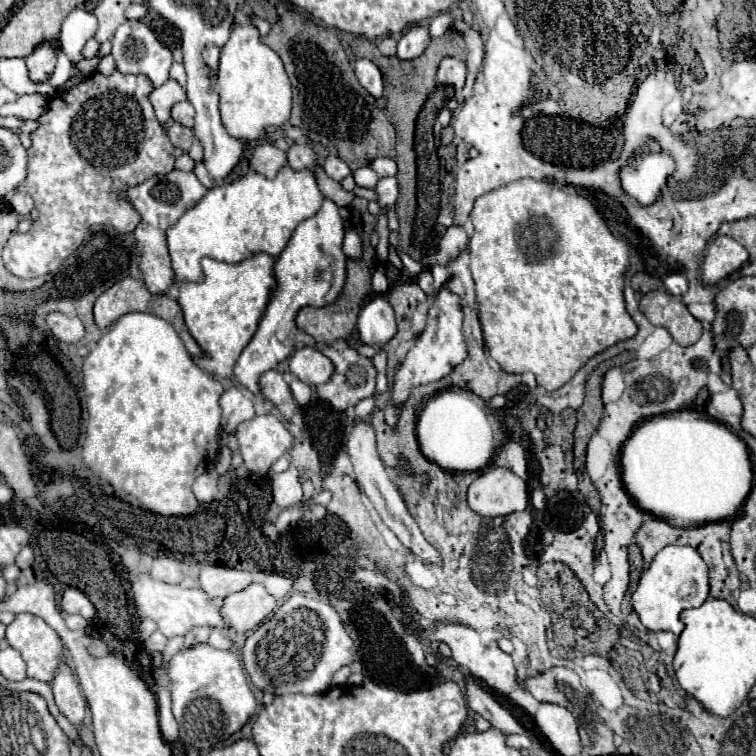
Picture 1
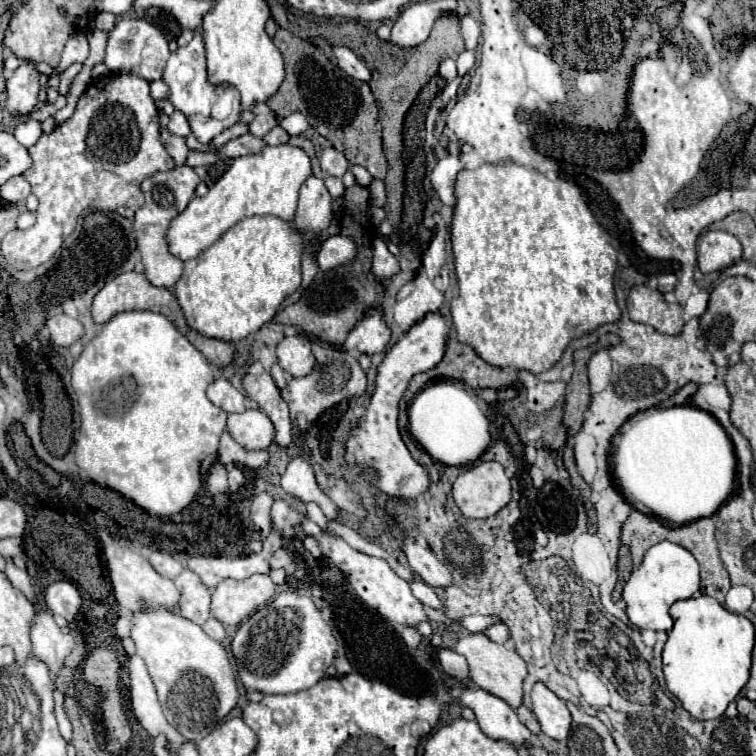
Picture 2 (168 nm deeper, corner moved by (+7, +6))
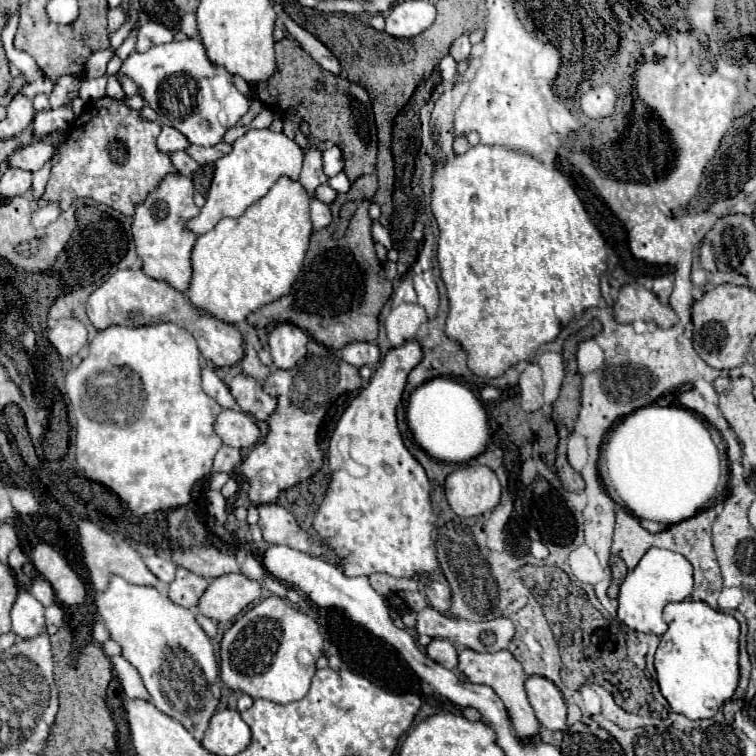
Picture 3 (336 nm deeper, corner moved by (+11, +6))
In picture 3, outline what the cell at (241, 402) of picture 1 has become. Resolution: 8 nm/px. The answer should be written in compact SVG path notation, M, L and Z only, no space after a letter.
M203 368L201 376L203 376L203 390L205 390L205 394L209 394L213 400L217 400L217 404L221 408L233 408L235 406L235 400L231 396L229 388L217 378L217 374L211 368Z

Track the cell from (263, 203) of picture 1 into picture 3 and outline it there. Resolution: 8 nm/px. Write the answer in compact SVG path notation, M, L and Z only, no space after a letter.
M269 128L247 130L241 138L231 144L231 152L215 162L213 182L207 194L207 202L201 208L199 216L187 222L187 228L195 234L205 234L215 228L221 218L239 218L249 206L259 202L269 188L277 182L279 176L289 176L293 180L299 178L303 162L303 150L295 144L295 140L287 138L283 132L271 132Z

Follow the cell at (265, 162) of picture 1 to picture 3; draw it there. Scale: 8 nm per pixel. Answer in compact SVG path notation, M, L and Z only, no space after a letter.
M219 142L211 148L203 148L203 146L189 146L185 152L197 162L197 164L209 164L209 162L215 162L219 160L221 156L225 156L227 152L231 150L231 144L225 144L225 142Z

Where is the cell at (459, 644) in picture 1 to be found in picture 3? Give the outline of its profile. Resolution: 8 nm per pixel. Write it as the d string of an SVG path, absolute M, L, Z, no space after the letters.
M463 650L463 652L459 652L459 670L469 678L469 682L485 684L485 686L493 688L493 692L503 700L507 714L509 714L509 720L511 720L513 734L519 740L525 742L525 740L539 738L539 720L537 720L537 716L535 716L535 712L527 700L527 694L525 694L523 668L513 658L513 654L509 650L499 650L495 654L479 654L473 650Z

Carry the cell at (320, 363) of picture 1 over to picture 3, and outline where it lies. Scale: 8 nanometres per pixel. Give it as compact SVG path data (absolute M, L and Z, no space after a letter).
M289 322L275 324L269 332L269 348L273 364L281 370L293 368L305 356L307 342L309 342L307 332L303 332L295 324Z

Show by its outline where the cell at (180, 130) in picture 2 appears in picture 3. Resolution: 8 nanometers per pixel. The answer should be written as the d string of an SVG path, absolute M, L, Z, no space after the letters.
M163 126L161 128L161 134L157 138L157 148L165 154L173 154L173 152L179 152L179 150L185 150L189 146L189 140L177 132L175 128L171 126Z

